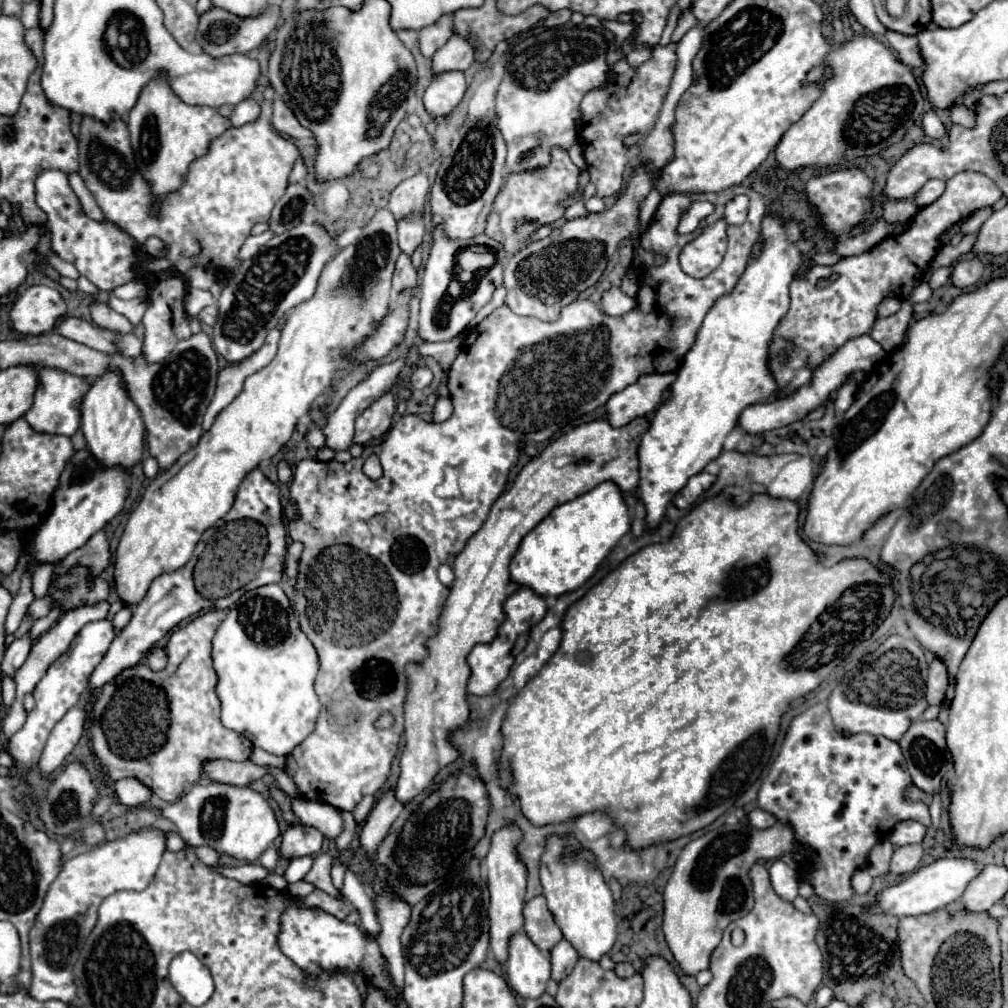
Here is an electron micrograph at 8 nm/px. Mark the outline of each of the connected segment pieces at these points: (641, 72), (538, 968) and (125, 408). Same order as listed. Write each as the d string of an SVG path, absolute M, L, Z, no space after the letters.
M670 43L666 47L656 45L652 59L642 63L638 69L630 69L626 61L618 61L612 65L610 81L590 91L582 99L582 119L578 125L578 137L584 147L584 157L588 163L590 179L598 189L598 197L616 195L624 185L624 169L638 155L638 147L626 149L622 139L628 133L640 131L648 133L658 119L658 113L664 103L664 95L670 87L672 73L676 69L676 45Z
M516 933L510 941L508 983L522 999L536 999L546 991L550 979L550 959L530 941L526 933Z
M108 371L98 377L90 391L82 401L82 433L86 439L88 449L100 463L100 467L122 467L132 469L136 463L142 461L144 449L144 423L142 415L126 395L124 383L116 371Z

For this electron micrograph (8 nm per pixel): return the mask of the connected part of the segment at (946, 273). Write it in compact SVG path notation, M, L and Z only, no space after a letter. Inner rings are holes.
M940 267L940 269L936 269L934 273L932 273L932 277L930 277L930 287L932 289L938 289L938 287L942 287L944 283L948 283L948 279L950 279L950 269L948 267Z

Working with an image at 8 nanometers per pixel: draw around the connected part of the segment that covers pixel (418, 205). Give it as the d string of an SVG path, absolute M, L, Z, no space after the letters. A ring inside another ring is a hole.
M416 173L410 179L404 179L392 193L390 193L390 211L396 219L406 217L412 211L424 213L426 197L430 191L430 181L424 173Z

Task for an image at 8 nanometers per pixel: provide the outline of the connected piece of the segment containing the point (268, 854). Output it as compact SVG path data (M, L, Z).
M268 847L268 851L264 851L264 855L260 855L260 863L272 871L276 867L276 861L278 861L278 849L276 847Z

